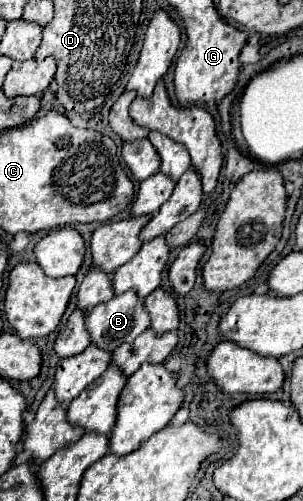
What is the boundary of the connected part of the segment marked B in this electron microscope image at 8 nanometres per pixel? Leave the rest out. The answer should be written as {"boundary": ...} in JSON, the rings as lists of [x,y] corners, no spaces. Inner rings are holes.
{"boundary":[[[124,292],[98,304],[86,318],[92,342],[104,350],[116,350],[120,344],[134,340],[150,326],[144,300],[136,292]]]}

